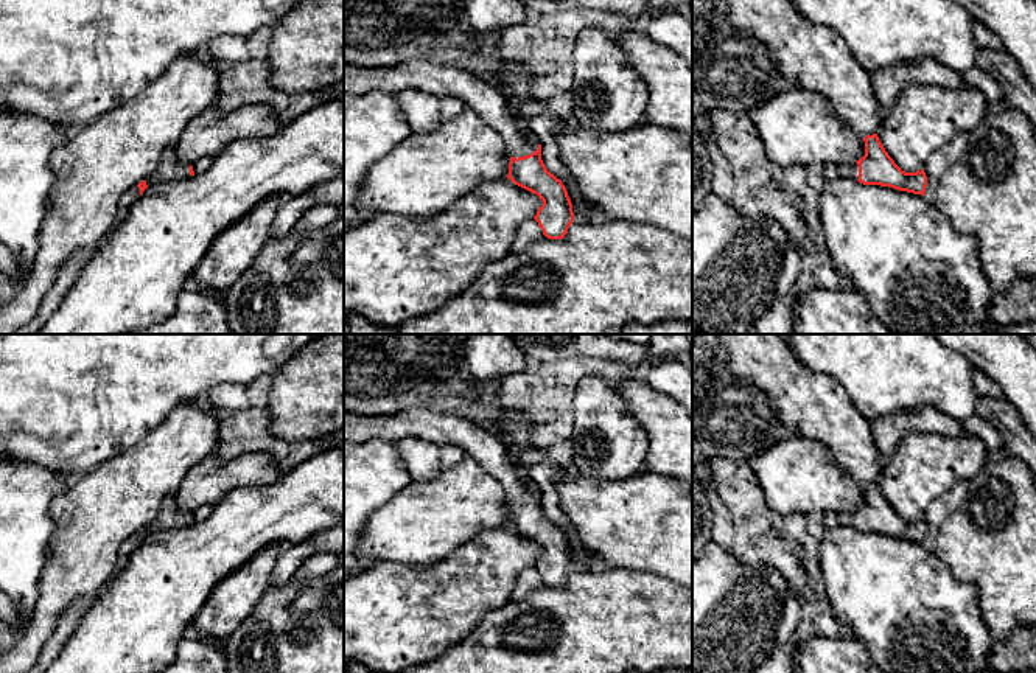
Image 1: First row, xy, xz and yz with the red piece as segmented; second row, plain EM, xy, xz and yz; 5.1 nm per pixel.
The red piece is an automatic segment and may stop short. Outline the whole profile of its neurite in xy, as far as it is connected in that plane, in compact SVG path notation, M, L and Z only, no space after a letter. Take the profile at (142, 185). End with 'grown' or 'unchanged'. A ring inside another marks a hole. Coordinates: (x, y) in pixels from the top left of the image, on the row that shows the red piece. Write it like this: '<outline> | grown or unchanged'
M173 148L163 151L157 168L138 185L128 190L120 201L120 208L128 210L148 187L162 182L182 180L190 176L194 176L193 166L190 163L184 163L176 157Z | grown

